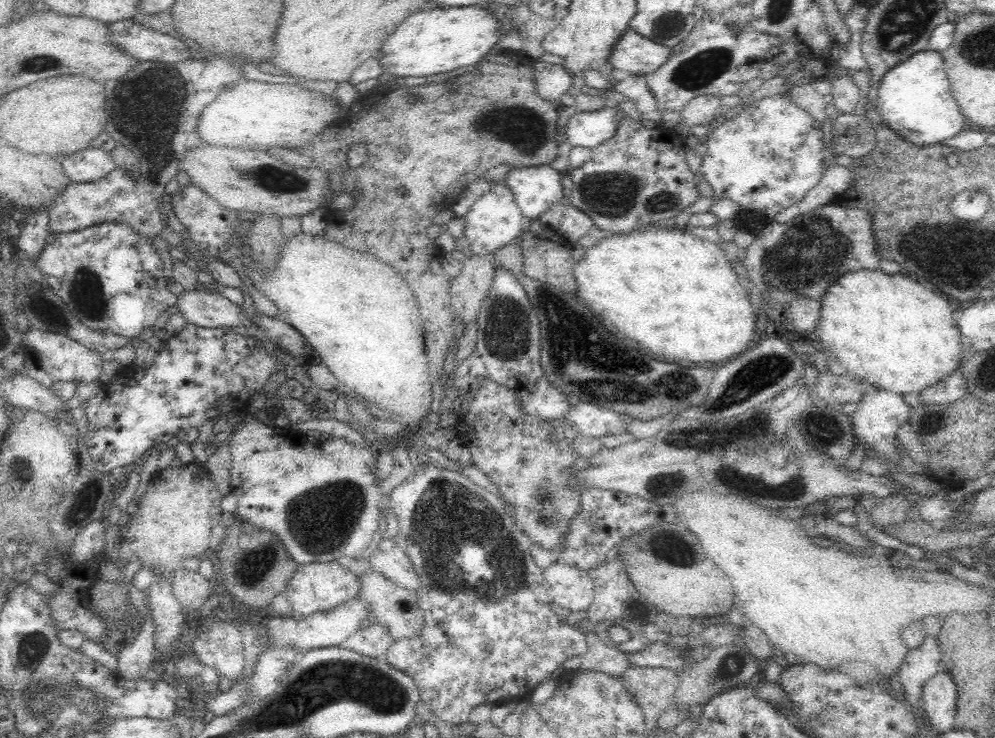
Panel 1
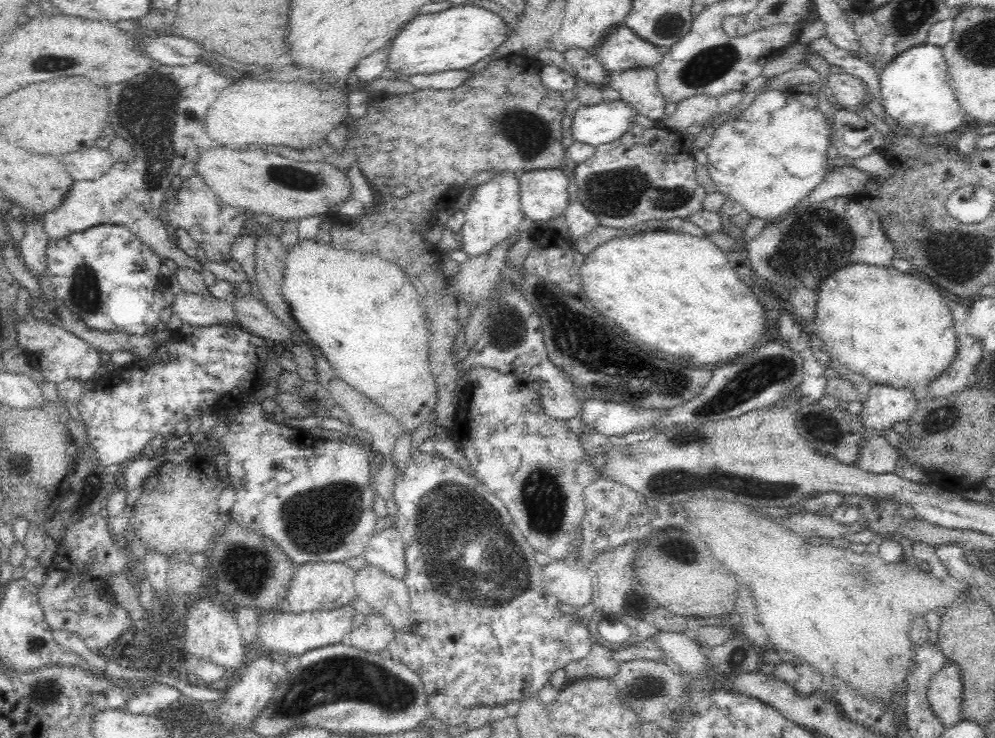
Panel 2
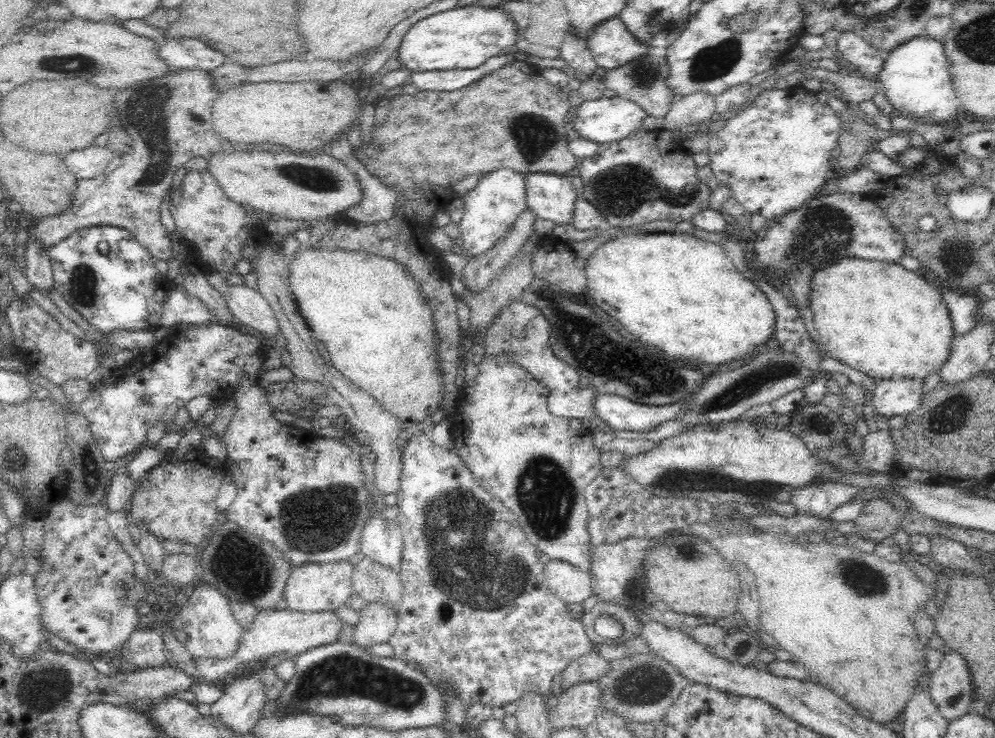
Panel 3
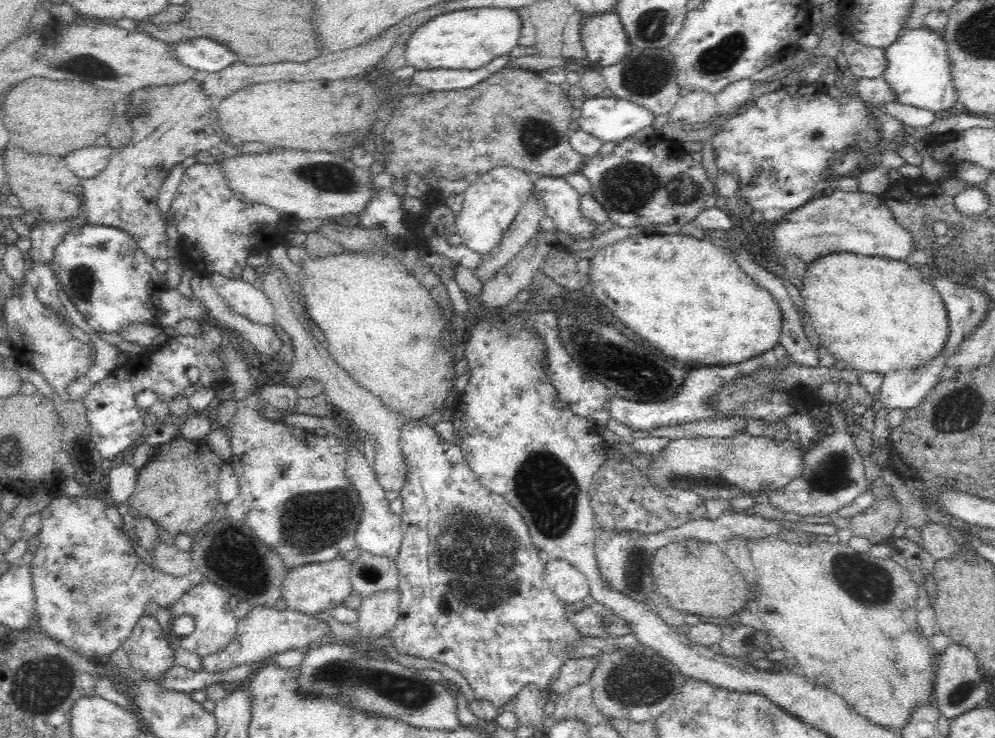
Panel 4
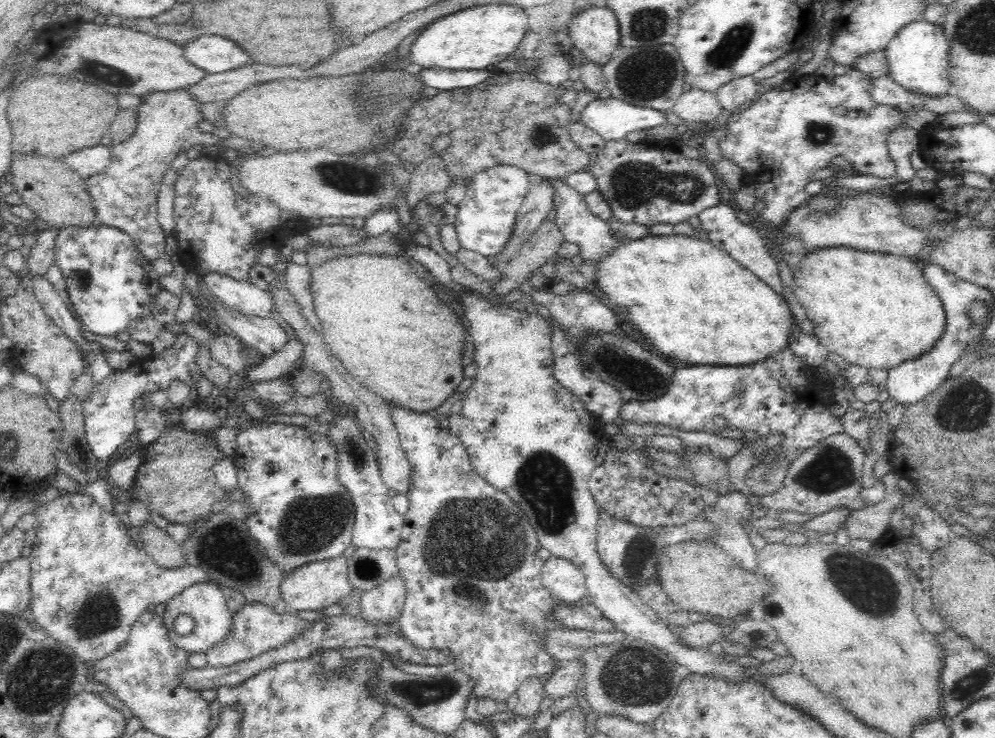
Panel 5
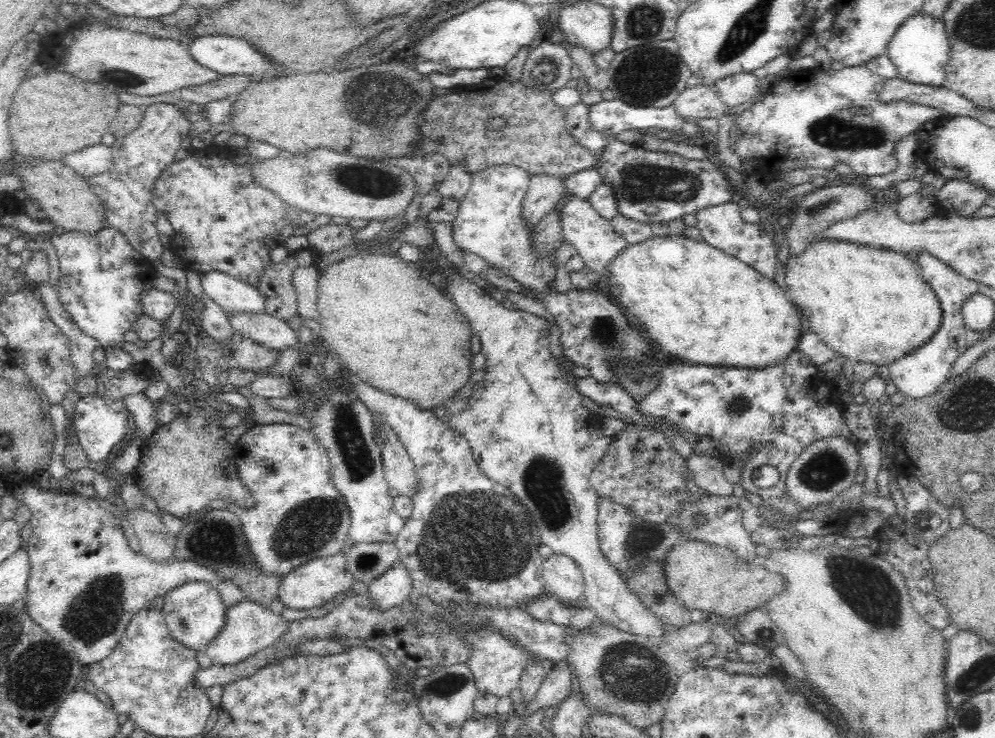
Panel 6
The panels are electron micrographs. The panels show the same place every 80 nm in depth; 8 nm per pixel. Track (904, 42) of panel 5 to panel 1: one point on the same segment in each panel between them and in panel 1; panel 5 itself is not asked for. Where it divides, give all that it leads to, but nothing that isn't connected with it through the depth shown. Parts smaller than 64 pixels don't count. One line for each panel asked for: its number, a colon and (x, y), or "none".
1: (914, 97)
2: (915, 91)
3: (915, 77)
4: (917, 67)

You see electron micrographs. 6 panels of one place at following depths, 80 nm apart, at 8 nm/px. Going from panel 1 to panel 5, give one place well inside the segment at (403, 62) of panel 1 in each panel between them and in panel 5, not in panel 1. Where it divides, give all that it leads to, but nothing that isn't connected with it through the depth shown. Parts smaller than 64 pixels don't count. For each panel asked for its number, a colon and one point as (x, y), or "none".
2: (453, 39)
3: (462, 38)
4: (464, 39)
5: (474, 38)

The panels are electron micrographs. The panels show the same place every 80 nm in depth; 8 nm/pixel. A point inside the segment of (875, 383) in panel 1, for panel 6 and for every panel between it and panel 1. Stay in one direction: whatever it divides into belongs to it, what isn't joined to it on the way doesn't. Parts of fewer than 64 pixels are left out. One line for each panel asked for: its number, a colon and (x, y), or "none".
2: (893, 328)
3: (889, 323)
4: (878, 315)
5: (877, 311)
6: (873, 306)

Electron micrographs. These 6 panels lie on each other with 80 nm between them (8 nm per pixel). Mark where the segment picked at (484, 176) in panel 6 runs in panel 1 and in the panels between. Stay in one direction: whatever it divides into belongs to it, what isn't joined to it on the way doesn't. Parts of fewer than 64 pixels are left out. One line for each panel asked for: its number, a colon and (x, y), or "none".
1: (495, 220)
2: (494, 214)
3: (493, 206)
4: (492, 202)
5: (486, 217)

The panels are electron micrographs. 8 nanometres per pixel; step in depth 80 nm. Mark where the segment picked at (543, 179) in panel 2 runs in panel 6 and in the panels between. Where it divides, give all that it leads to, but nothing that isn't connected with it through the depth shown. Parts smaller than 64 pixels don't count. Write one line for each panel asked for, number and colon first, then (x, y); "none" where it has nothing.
3: (550, 196)
4: (561, 201)
5: (573, 219)
6: (597, 243)

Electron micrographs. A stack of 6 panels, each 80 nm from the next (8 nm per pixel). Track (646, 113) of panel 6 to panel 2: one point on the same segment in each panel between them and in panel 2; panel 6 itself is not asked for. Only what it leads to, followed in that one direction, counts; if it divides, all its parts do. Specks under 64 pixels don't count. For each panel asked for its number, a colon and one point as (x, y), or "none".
2: (598, 124)
3: (605, 120)
4: (609, 119)
5: (612, 119)

